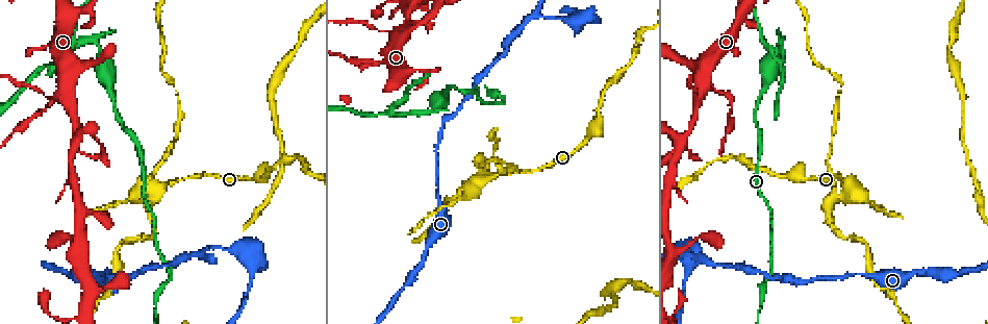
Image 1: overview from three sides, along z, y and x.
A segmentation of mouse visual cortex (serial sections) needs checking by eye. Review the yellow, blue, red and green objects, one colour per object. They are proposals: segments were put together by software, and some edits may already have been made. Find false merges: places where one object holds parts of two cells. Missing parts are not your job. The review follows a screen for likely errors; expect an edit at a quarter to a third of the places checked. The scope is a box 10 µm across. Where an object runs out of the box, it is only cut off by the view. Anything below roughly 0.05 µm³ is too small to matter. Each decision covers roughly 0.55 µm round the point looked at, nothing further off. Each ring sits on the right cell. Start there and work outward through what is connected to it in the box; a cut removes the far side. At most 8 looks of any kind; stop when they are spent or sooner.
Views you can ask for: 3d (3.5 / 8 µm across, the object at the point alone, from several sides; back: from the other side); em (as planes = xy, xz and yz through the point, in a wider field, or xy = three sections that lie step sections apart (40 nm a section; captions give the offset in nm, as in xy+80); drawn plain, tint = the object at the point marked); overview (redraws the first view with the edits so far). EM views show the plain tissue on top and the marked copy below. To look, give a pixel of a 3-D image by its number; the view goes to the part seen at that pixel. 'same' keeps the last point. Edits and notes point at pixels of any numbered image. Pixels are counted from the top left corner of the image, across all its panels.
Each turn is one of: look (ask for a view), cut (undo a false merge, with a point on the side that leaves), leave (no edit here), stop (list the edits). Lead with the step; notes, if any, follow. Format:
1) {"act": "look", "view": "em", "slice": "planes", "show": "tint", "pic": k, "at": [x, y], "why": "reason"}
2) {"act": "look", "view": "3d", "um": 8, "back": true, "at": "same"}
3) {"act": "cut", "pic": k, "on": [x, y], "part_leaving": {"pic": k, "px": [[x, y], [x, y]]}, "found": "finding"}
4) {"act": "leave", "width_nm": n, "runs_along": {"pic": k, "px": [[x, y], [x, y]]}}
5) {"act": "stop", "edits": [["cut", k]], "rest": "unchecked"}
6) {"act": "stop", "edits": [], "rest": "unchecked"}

{"act": "look", "view": "3d", "um": 3.5, "pic": 1, "at": [265, 175], "why": "calibre changes"}

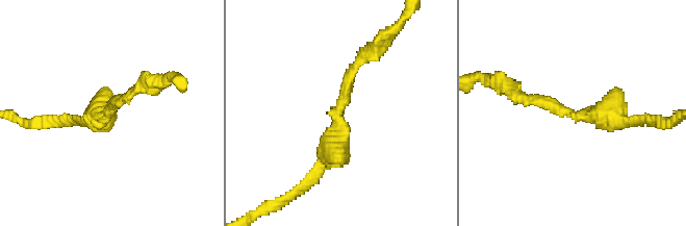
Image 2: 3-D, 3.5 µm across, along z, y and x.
{"act": "look", "view": "em", "slice": "xy", "step": 3, "show": "tint", "pic": 2, "at": [563, 108], "arm_widths_nm": [150, 400]}

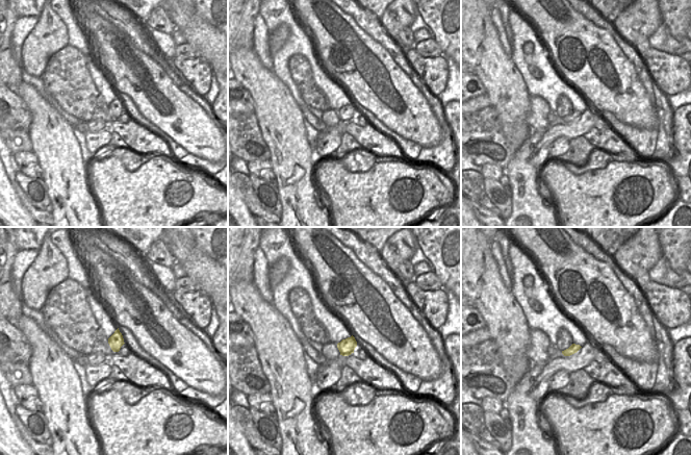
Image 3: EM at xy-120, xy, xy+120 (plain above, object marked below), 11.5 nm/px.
{"act": "leave", "runs_along": {"pic": 2, "px": [[323, 166], [335, 150], [348, 73], [371, 49]]}, "found": "continuous, no second cell"}

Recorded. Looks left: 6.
{"act": "look", "view": "3d", "um": 8, "pic": 1, "at": [682, 253], "why": "two arms in line, one across"}

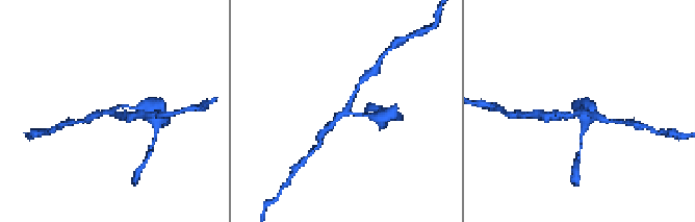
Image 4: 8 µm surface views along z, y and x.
{"act": "look", "view": "3d", "um": 3.5, "at": "same"}

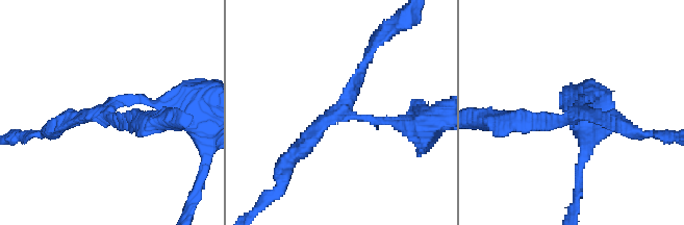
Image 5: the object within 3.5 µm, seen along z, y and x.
{"act": "look", "view": "em", "slice": "xy", "step": 2, "show": "tint", "pic": 5, "at": [339, 112], "arms": 3, "arm_widths_nm": [150, 150, 250], "why": "shape alone is not enough"}

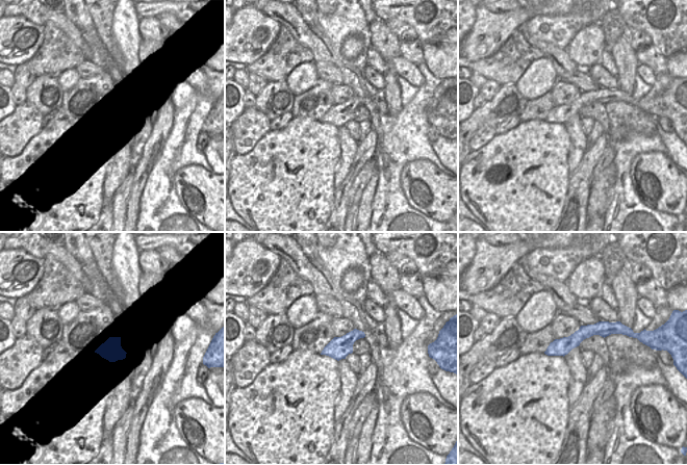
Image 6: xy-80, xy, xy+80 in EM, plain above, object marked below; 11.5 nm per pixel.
{"act": "leave", "runs_along": {"pic": 5, "px": [[288, 158], [339, 113], [404, 126]]}, "found": "one cell here"}

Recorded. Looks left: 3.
{"act": "look", "view": "3d", "um": 8, "pic": 1, "at": [494, 177], "why": "two arms in line, one across"}

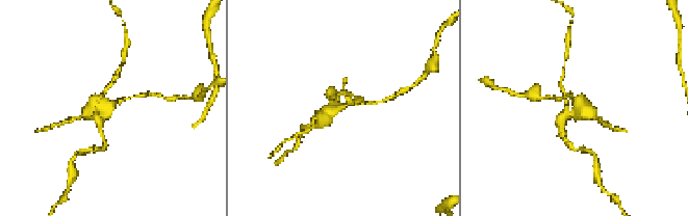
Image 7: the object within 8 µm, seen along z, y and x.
{"act": "look", "view": "3d", "um": 3.5, "back": true, "at": "same", "why": "zoom in"}

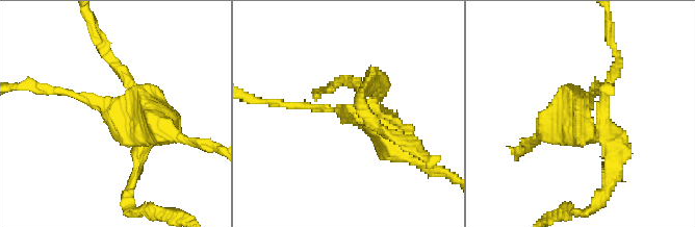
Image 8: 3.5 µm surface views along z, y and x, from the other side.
{"act": "look", "view": "em", "slice": "xy", "step": 5, "show": "tint", "pic": 8, "at": [114, 116], "arms": 3, "arm_widths_nm": [100, 200, 500], "why": "shape alone is not enough"}

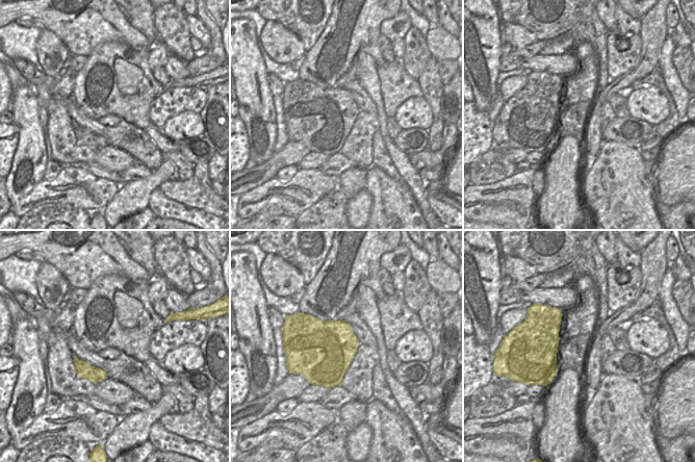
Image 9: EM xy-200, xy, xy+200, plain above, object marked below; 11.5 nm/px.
{"act": "cut", "pic": 8, "on": [372, 74], "found": "a second cell is stuck on"}

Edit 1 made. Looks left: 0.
{"act": "stop", "edits": [["cut", 8]], "rest": "unchecked"}

